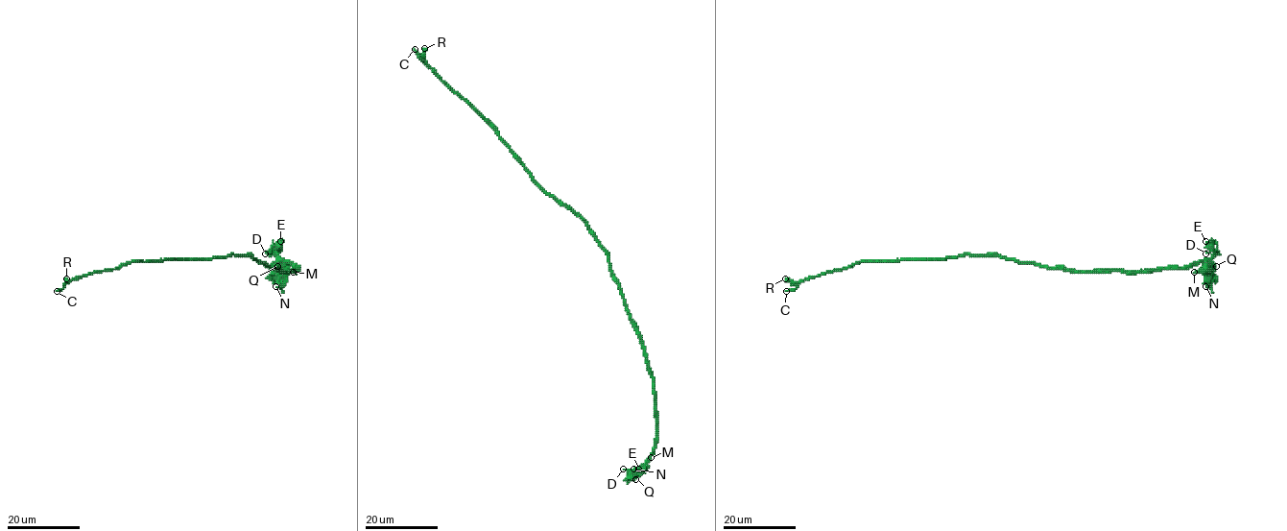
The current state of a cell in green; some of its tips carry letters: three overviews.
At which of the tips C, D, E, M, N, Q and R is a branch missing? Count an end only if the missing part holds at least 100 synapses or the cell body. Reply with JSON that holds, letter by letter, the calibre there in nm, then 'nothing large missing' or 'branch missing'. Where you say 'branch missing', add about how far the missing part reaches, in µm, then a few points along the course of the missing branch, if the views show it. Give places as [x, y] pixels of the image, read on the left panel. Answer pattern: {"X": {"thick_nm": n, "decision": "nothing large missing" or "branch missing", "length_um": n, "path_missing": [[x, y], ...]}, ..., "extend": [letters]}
{"C": {"thick_nm": 280, "decision": "nothing large missing"}, "D": {"thick_nm": 280, "decision": "nothing large missing"}, "E": {"thick_nm": 200, "decision": "nothing large missing"}, "M": {"thick_nm": 120, "decision": "nothing large missing"}, "N": {"thick_nm": 190, "decision": "nothing large missing"}, "Q": {"thick_nm": 160, "decision": "branch missing", "length_um": 20, "path_missing": [[277, 266], [251, 280], [241, 280], [235, 289]]}, "R": {"thick_nm": 600, "decision": "nothing large missing"}, "extend": ["Q"]}

